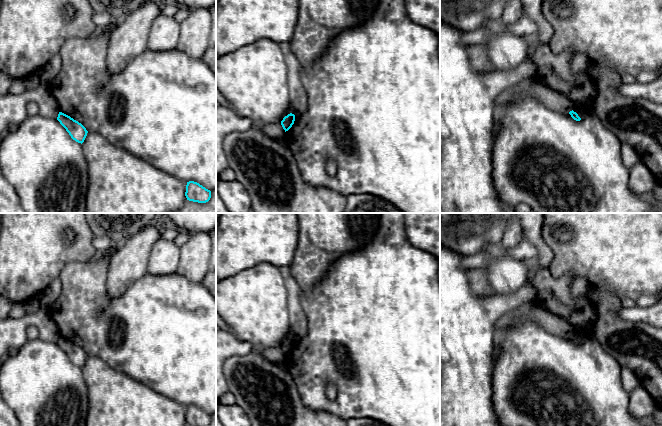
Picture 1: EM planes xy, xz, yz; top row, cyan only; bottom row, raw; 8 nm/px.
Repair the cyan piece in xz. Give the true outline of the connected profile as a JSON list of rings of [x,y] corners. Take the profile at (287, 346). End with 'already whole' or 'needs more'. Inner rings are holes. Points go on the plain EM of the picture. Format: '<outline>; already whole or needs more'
[[[292,337],[288,338],[283,342],[283,344],[281,345],[281,349],[285,354],[285,356],[292,351],[292,349],[294,348],[294,345],[295,345],[295,339]]]; already whole

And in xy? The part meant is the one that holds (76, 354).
[[[59,336],[57,344],[66,353],[73,364],[81,368],[84,366],[88,355],[81,347],[62,336]]]; already whole

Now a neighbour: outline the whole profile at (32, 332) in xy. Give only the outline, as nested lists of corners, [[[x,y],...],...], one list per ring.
[[[31,325],[27,328],[27,340],[35,340],[39,338],[39,330]]]

